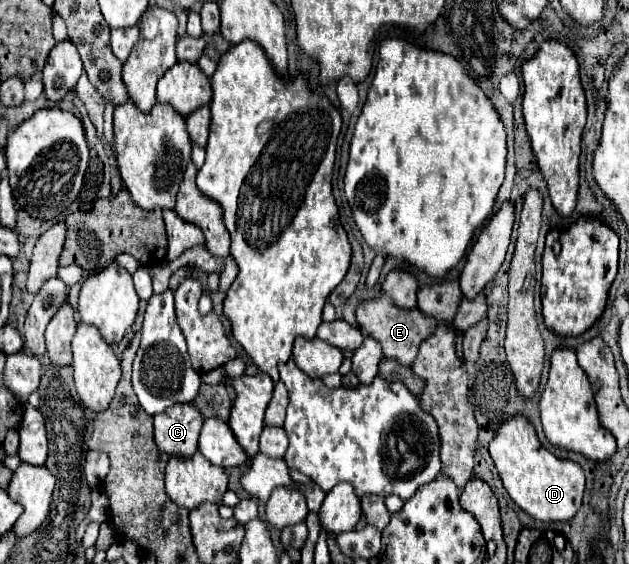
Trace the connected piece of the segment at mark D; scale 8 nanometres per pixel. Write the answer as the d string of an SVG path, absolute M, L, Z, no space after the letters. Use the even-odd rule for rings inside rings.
M514 417L498 429L498 435L490 443L490 455L510 499L532 519L542 523L568 523L576 517L582 507L584 471L578 463L556 459L546 451L526 417Z

